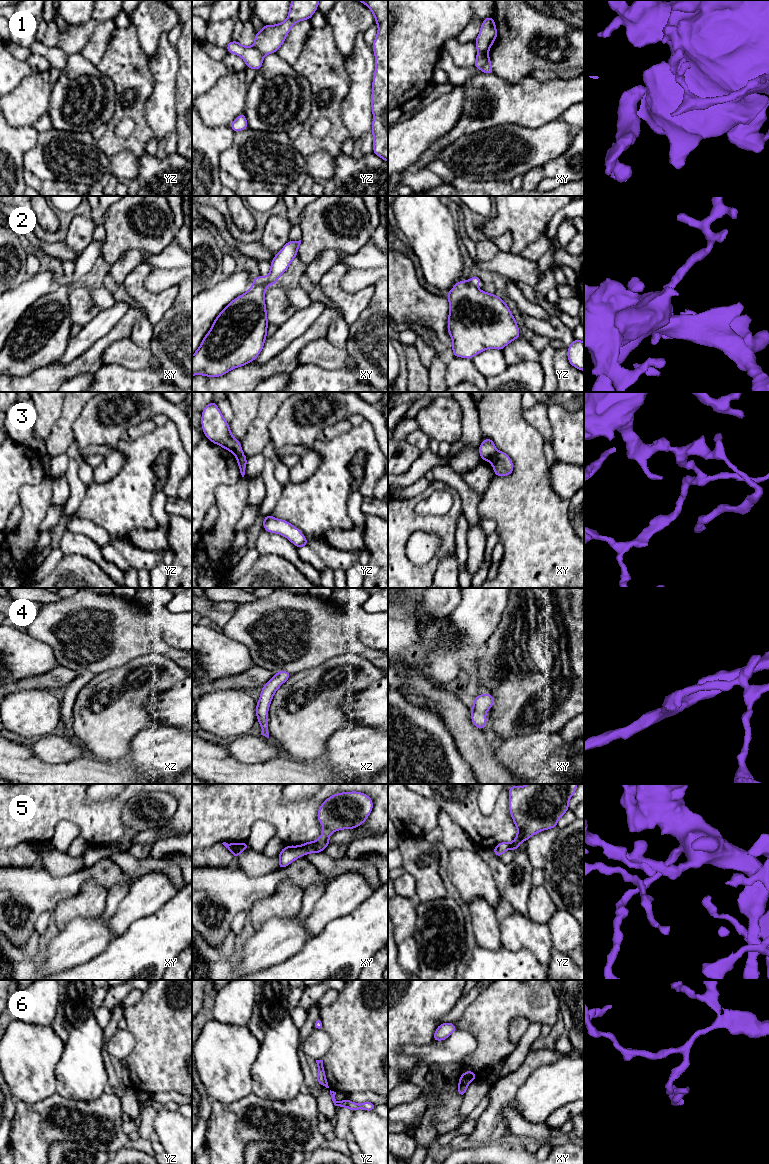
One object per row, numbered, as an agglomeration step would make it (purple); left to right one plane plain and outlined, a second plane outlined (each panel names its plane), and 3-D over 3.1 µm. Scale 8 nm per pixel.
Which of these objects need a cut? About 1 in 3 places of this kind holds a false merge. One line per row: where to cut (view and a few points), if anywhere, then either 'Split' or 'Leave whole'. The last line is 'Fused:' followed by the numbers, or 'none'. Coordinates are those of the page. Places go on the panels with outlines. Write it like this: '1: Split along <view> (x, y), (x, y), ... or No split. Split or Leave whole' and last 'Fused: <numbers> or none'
1: Split along xy (477, 50), (487, 52). Split
2: Split along xy (254, 284), (265, 287). Split
3: Split along xy (497, 451), (489, 460). Split
4: No split. Leave whole
5: No split. Leave whole
6: Split along xy (459, 1082), (466, 1086). Split
Fused: 1, 2, 3, 6

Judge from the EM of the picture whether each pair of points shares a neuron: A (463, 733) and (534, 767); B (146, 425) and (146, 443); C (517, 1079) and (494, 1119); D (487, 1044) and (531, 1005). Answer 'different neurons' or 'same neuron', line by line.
A: different neurons
B: different neurons
C: same neuron
D: same neuron

